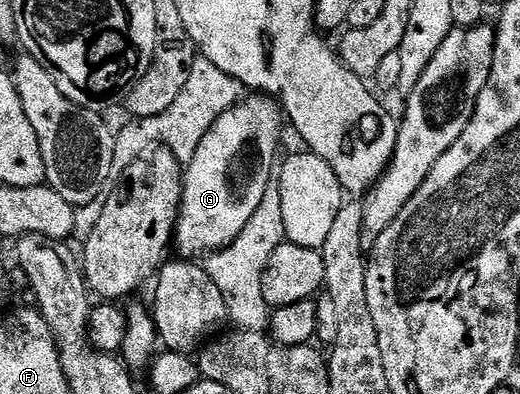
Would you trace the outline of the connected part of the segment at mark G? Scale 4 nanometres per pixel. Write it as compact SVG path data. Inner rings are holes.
M256 93L222 112L186 163L184 195L176 216L174 243L183 258L207 257L229 247L254 217L265 192L272 159L280 147L282 108L275 98Z

